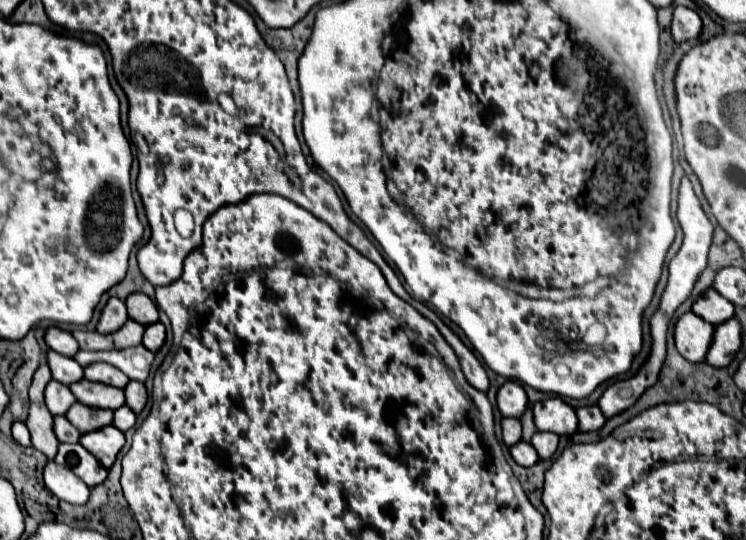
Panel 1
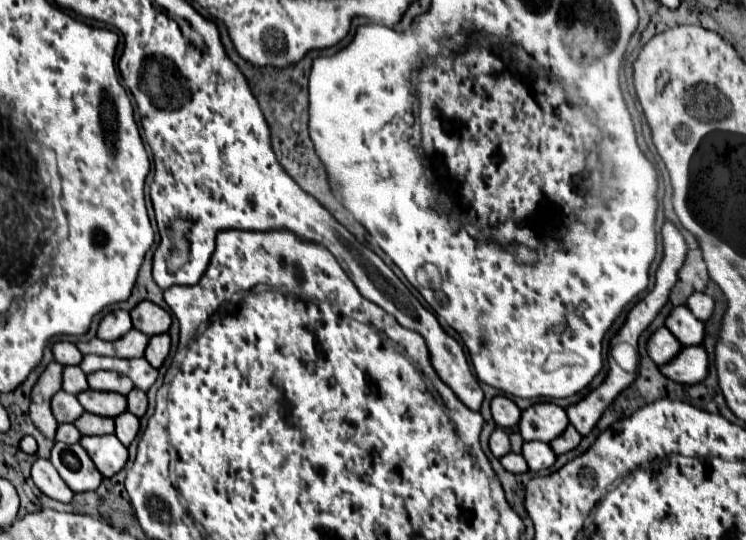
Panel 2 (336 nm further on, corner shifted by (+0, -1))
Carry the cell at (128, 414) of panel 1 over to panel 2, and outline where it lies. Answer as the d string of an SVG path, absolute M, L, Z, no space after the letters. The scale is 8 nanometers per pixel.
M125 411L119 417L115 417L115 435L125 447L129 447L129 443L137 437L137 433L139 433L139 419L135 415Z

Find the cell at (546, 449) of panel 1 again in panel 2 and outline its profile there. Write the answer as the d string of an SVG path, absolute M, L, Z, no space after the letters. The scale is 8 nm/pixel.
M529 441L523 443L523 457L529 465L531 471L541 471L541 469L549 469L555 463L555 453L549 445L541 443L541 441Z

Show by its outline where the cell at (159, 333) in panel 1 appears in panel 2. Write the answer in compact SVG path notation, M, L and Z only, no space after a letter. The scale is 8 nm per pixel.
M167 333L151 337L149 347L145 349L145 359L151 363L151 367L159 369L163 365L165 357L169 355L169 347L171 347L171 339L169 339Z

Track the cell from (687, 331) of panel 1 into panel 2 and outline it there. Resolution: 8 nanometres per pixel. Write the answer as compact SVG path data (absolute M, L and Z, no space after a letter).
M667 327L657 329L647 341L647 353L657 365L669 363L669 359L673 359L677 351L681 351L681 345L677 343L677 339L673 339L673 333Z

